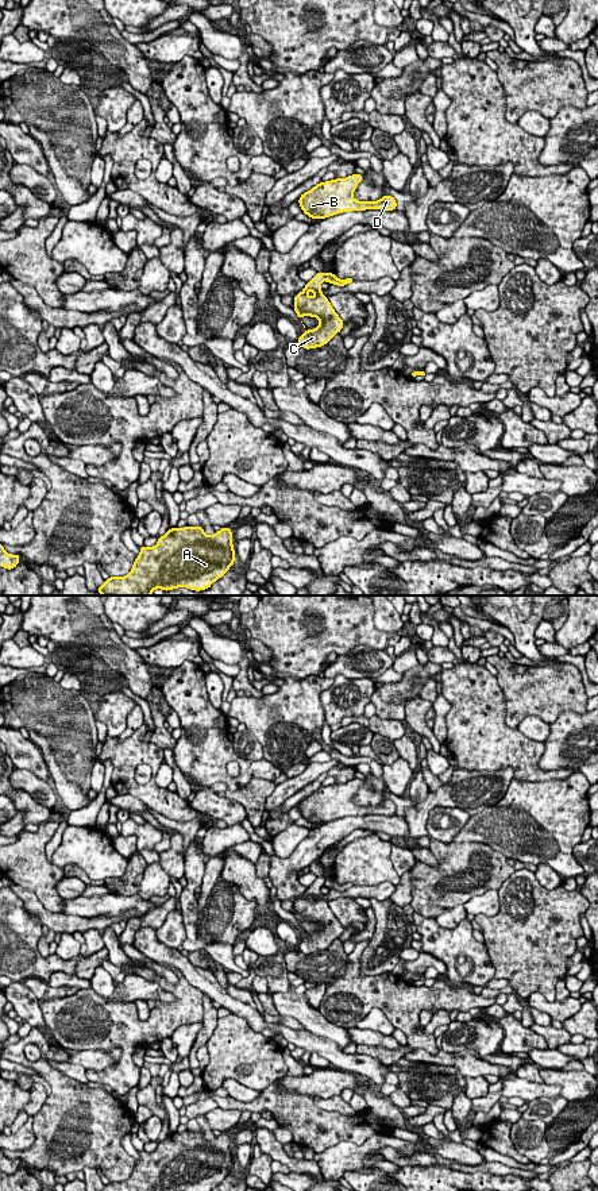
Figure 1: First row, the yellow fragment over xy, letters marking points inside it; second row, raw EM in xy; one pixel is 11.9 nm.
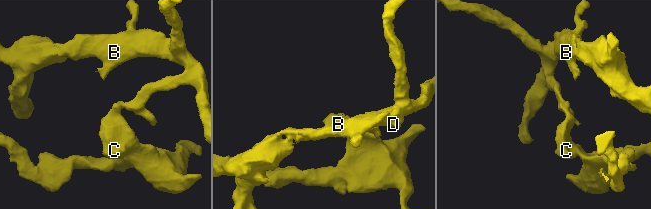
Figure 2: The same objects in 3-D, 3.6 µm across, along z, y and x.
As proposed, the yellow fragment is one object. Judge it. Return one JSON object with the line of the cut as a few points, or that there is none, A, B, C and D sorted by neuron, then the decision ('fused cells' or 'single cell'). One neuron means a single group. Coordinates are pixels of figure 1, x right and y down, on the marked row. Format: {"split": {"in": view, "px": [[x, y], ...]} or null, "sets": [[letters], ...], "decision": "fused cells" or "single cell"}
{"split": {"in": "xy", "px": [[325, 274], [323, 278]]}, "sets": [["A", "B", "D"], ["C"]], "decision": "fused cells"}

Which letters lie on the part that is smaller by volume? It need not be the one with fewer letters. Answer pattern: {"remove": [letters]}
{"remove": ["C"]}

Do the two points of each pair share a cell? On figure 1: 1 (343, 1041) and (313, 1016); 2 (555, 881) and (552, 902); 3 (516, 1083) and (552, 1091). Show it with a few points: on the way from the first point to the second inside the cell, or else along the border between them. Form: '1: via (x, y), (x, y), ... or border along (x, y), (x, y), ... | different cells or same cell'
1: via (336, 1035), (320, 1022) | same cell
2: border along (533, 872), (537, 882), (546, 889), (560, 886) | different cells
3: via (525, 1090), (543, 1090) | same cell

